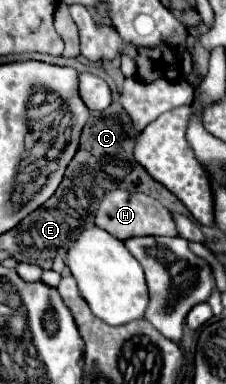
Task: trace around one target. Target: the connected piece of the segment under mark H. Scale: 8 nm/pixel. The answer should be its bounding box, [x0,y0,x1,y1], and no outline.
[96,190,178,240]

